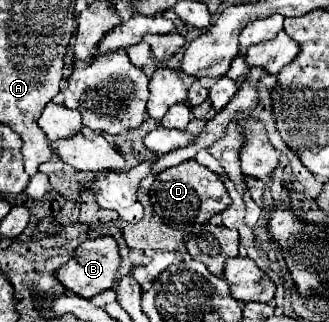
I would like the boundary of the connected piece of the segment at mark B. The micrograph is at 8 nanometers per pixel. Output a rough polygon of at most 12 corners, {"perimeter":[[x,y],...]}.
{"perimeter":[[111,236],[81,242],[55,278],[93,298],[117,280],[121,256]]}

